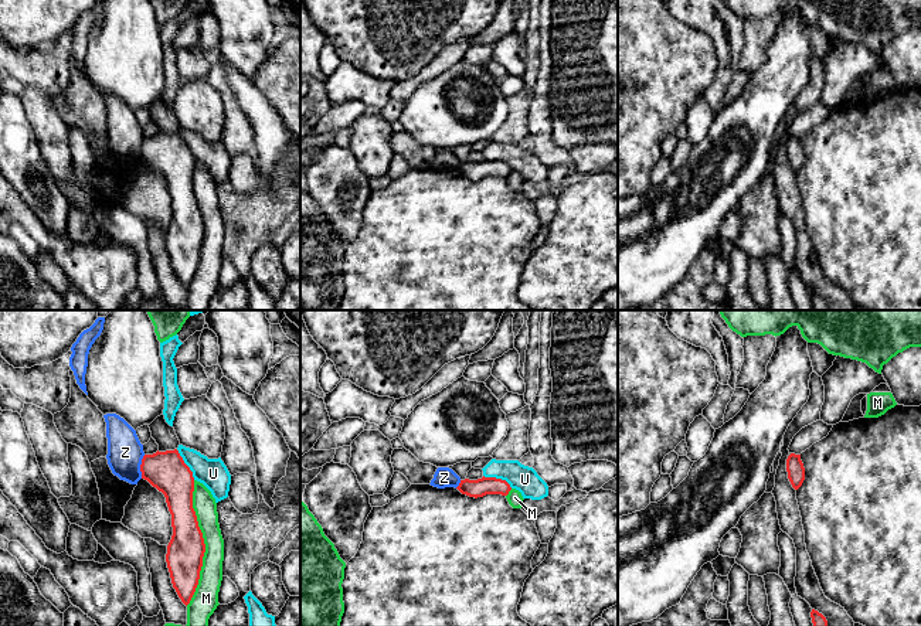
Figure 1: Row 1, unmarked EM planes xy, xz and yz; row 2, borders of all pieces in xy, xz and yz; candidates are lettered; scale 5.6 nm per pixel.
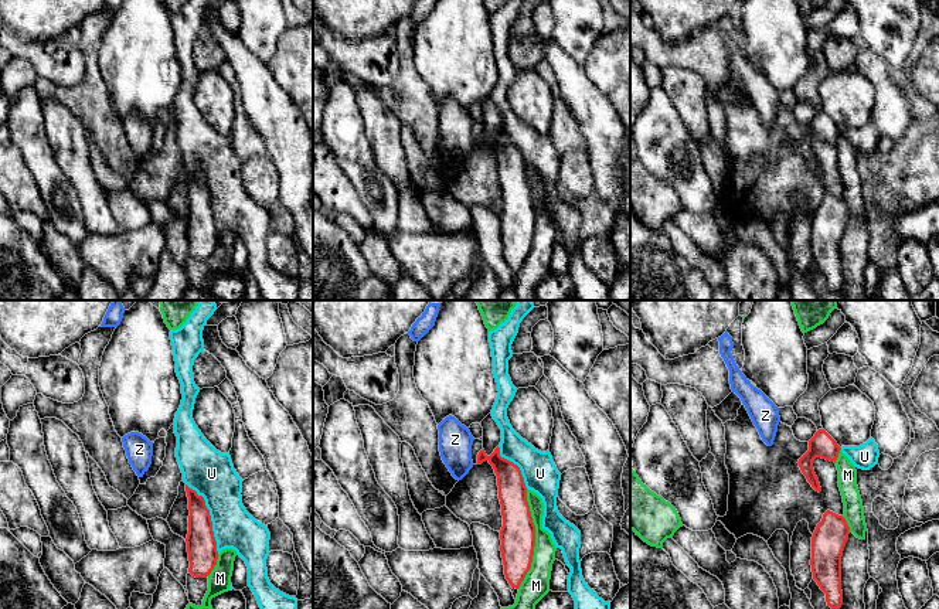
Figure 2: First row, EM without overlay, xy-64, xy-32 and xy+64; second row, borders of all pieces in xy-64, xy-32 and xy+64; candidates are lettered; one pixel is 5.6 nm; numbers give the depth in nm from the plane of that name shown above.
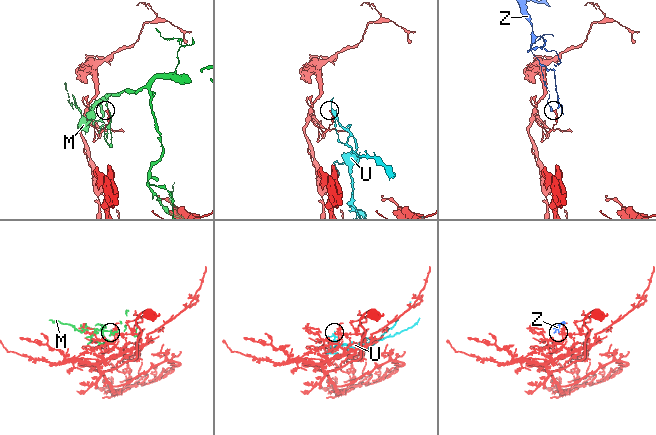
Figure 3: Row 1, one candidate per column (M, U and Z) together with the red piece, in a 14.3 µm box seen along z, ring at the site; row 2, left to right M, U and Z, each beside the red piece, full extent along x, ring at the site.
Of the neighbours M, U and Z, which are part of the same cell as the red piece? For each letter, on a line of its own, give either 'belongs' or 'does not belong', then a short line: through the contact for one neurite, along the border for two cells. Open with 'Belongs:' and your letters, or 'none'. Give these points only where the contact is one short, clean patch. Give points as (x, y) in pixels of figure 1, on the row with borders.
Belongs: none
M: does not belong
U: does not belong
Z: does not belong; line xy (145, 455), (140, 463), (140, 477)

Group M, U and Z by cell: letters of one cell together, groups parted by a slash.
M / U / Z

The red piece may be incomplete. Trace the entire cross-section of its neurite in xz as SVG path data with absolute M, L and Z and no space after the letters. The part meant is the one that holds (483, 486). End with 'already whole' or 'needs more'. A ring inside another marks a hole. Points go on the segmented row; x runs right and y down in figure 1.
M482 477L478 480L460 480L459 486L456 487L462 494L469 497L483 497L486 494L502 494L507 496L512 490L510 484L506 480L496 479L496 477Z; already whole

